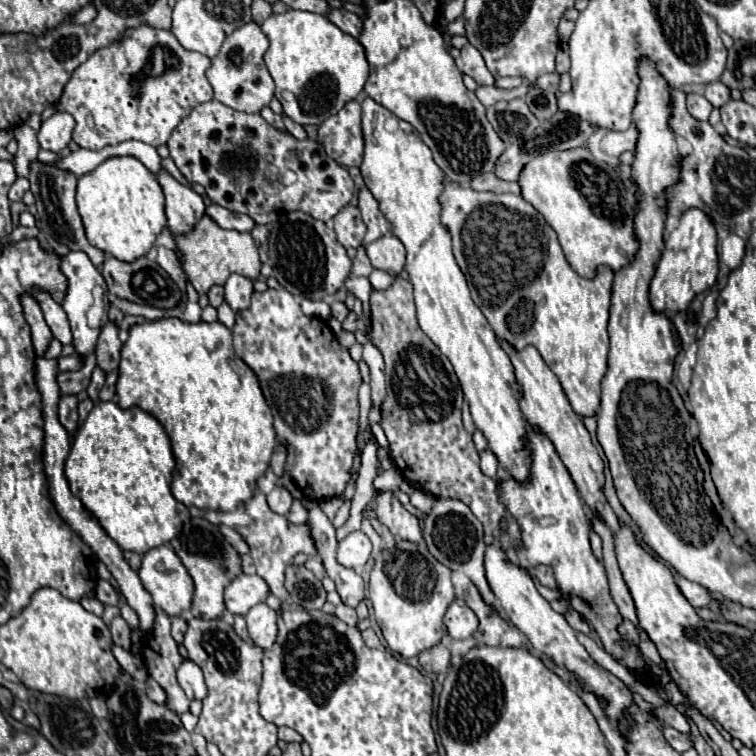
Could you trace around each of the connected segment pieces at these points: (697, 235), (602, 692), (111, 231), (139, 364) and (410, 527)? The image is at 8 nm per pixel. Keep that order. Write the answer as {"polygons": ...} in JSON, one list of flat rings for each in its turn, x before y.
{"polygons":[[[688,210,680,216,678,228,666,238,664,254,656,264,654,278,650,280,650,304,656,312,672,314,682,312,690,306,696,294,708,290,718,276,718,254,716,254,716,230,710,218,702,210]],[[490,544,486,548,486,558,484,558,484,566,486,566,486,578,488,578,488,584,494,592,494,596,498,598,502,610,508,614,508,620,522,632,526,634,526,638,530,640,532,648,548,658,554,660,554,664,562,666,564,670,568,670,576,682,582,686,584,692,590,692,594,694,598,700,600,700,600,706,602,706,602,712,604,716,608,718,608,722,616,728,616,732,626,738,628,730,634,726,634,720,632,716,628,714,628,708,634,704,634,698,632,698,632,692,626,688,626,684,616,678,614,674,610,674,608,670,604,670,602,666,598,666,590,654,586,652,586,648,576,640,576,632,572,630,572,626,566,622,566,618,558,612,554,612,548,604,548,600,544,600,530,574,526,570,522,570,520,566,508,562,506,554,496,546,496,544]],[[134,156,104,160,94,172,80,176,76,204,88,242,124,262,146,256,166,226,162,188,156,176]],[[162,318,134,324,128,340,122,346,116,392,120,392,120,408,142,408,144,412,152,414,170,436,172,454,176,458,172,494,178,502,198,506,202,510,228,512,252,498,256,480,270,466,278,440,258,378,242,360,234,356,232,332,222,322,188,324,180,318]],[[380,492,376,500,376,516,378,520,390,528,392,534,400,536,408,542,422,542,422,530,418,518,410,514,392,492]]]}

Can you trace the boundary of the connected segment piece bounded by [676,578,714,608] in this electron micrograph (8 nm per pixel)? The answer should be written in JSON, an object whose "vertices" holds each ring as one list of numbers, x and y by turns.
{"vertices":[[680,578,676,584,678,584,680,592,686,596,686,600,688,600,694,608,710,606,710,602,714,600,712,594,710,594,704,586,700,586,700,584,696,584,696,582,690,582,690,580,686,580,686,578]]}

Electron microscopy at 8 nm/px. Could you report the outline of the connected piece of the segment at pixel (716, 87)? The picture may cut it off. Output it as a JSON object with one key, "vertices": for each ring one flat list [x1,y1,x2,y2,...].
{"vertices":[[716,80,716,82,710,82,710,84,704,86,704,98,706,98,712,106,720,108,722,104,726,104,726,102,730,100,730,90,728,90,720,80]]}

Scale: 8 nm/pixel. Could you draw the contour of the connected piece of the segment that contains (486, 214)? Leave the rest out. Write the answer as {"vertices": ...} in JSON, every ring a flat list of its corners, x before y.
{"vertices":[[444,182,444,192,438,202,442,204,442,226,446,226,452,236,454,256,462,274,466,276,472,300,482,310,496,336,506,340,514,350,522,350,528,344,534,346,544,358,546,366,560,380,572,410,580,418,596,416,600,406,600,382,608,368,608,310,614,272,602,266,598,268,594,280,578,276,566,262,552,226,522,196,478,192,466,186]]}

